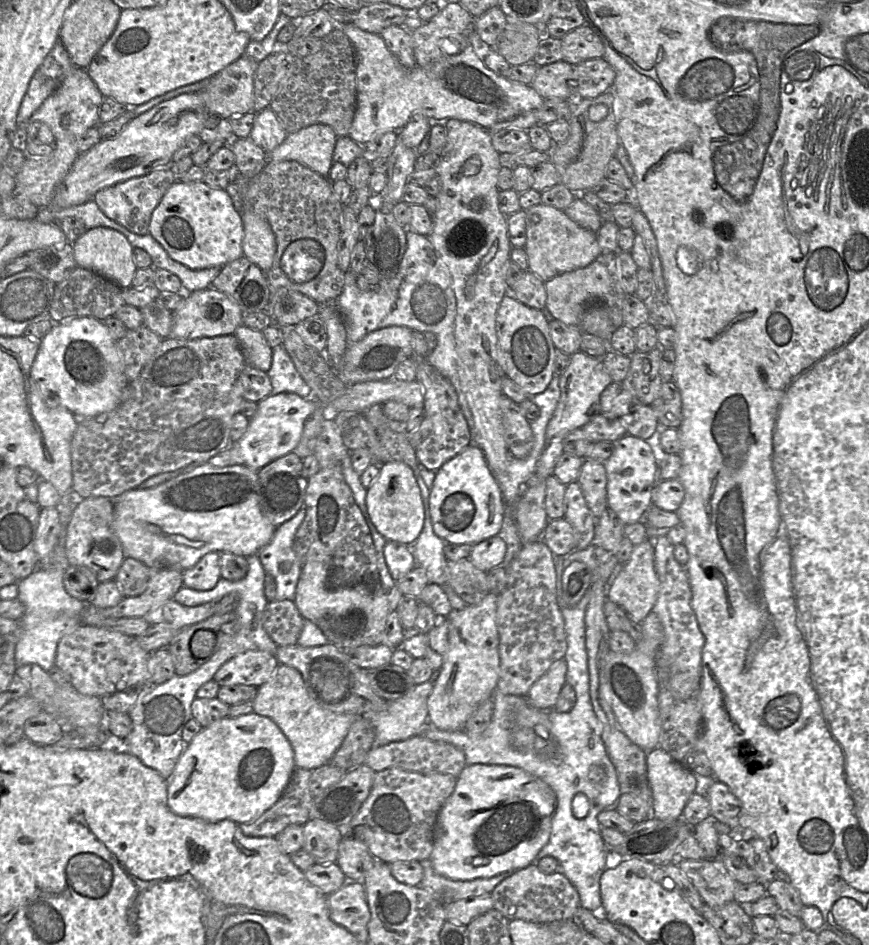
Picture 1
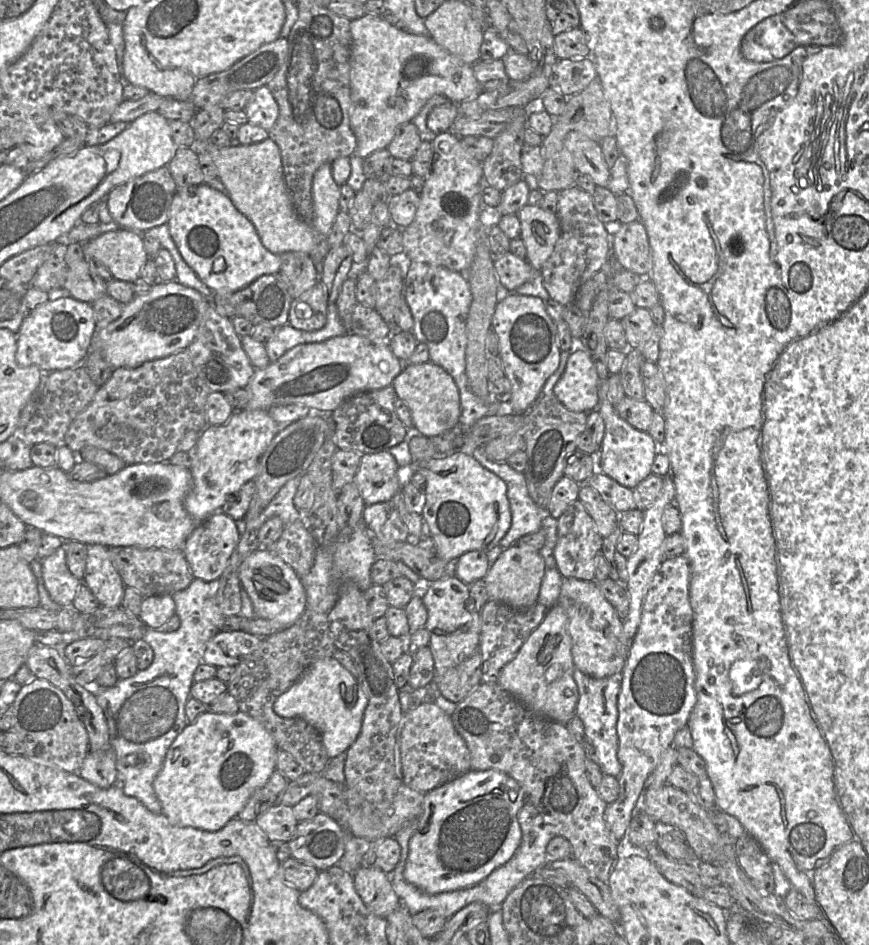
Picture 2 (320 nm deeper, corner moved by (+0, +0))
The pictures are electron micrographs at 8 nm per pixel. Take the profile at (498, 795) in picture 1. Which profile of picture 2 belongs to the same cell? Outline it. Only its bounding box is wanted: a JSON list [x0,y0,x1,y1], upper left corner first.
[405,770,525,894]

